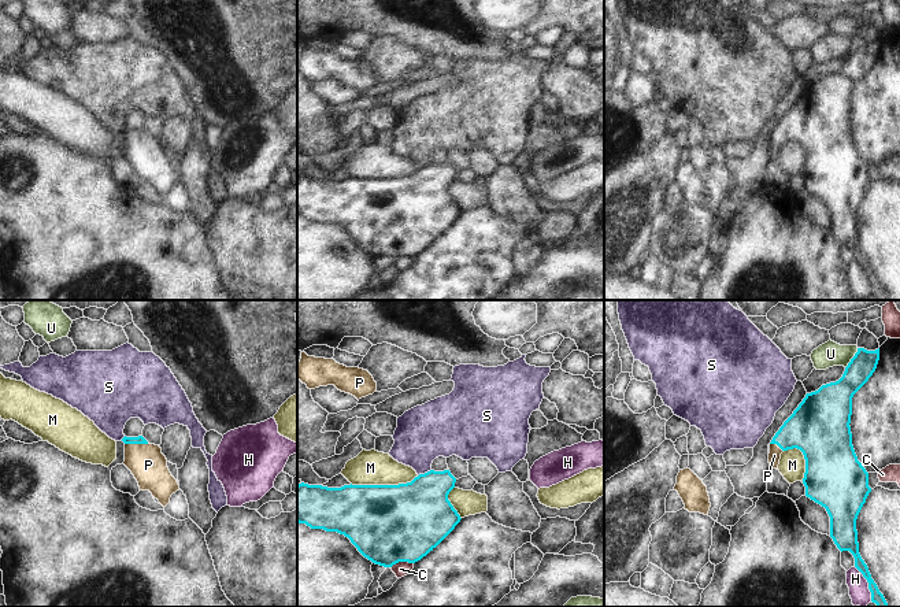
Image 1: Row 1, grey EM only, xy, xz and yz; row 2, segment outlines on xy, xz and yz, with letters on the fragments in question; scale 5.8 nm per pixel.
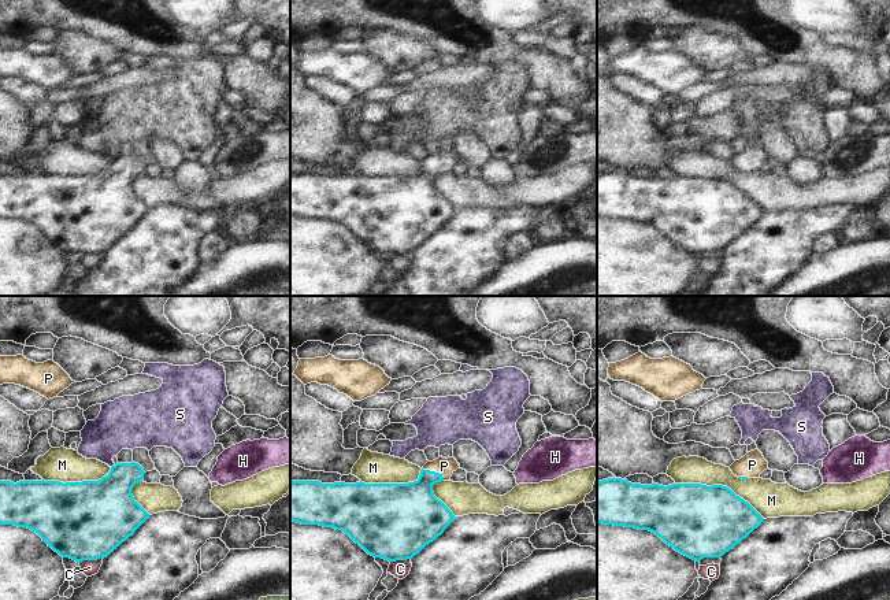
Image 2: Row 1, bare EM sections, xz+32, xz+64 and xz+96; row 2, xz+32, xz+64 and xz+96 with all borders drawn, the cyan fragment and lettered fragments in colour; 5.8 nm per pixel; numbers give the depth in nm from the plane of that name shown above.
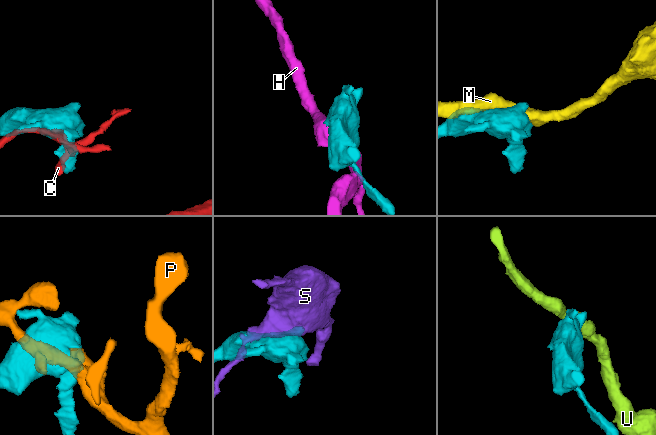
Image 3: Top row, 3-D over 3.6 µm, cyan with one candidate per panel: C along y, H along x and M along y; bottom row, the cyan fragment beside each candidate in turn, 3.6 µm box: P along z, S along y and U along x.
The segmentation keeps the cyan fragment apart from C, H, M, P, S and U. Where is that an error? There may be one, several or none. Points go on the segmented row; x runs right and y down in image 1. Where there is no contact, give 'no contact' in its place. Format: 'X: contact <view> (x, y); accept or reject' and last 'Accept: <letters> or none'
C: contact xz (402, 561); reject
H: contact yz (869, 584); reject
M: contact xz (384, 485); reject
P: contact xy (136, 443); accept
S: contact xz (425, 473); reject
U: contact yz (852, 358); reject
Accept: P

